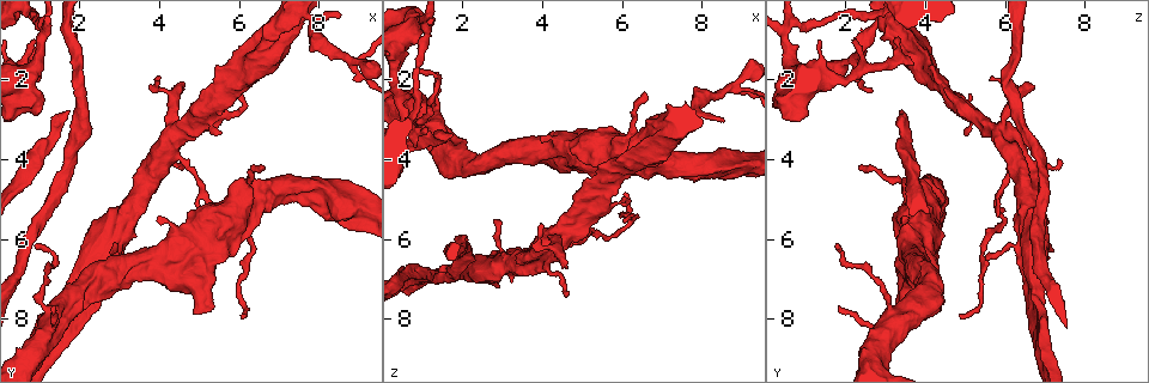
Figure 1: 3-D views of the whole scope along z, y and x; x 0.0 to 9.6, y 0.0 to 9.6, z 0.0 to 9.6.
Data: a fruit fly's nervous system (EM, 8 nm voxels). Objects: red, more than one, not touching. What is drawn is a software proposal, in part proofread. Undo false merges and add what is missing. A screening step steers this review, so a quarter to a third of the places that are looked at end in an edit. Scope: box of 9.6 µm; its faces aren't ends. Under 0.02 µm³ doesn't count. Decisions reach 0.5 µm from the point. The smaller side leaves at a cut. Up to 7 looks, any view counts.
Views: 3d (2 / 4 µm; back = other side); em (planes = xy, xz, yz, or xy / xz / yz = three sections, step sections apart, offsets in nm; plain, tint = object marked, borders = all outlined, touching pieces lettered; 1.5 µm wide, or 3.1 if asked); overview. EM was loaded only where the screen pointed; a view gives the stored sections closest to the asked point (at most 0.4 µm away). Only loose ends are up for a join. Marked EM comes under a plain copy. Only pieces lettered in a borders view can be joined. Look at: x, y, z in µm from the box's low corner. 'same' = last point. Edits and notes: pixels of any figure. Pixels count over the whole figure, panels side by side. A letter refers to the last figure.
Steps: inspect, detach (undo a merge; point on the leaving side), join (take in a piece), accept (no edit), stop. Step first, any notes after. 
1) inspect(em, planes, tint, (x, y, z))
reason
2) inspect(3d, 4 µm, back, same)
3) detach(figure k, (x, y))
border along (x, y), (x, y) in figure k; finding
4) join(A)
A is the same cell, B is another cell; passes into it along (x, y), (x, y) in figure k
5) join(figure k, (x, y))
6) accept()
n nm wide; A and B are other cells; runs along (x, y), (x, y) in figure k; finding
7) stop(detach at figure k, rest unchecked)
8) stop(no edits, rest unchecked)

inspect(3d, 4 µm, (6.55, 4.20, 2.25))
an open end

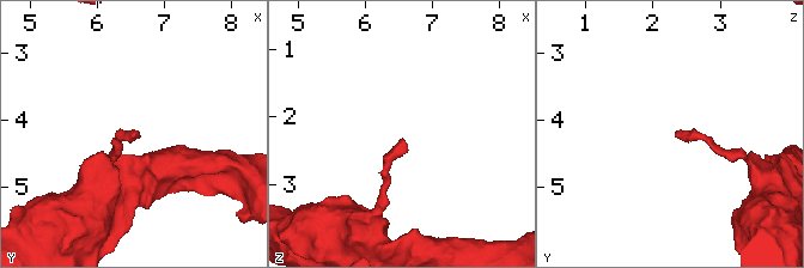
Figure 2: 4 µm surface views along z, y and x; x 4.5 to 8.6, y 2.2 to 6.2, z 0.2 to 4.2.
inspect(em, yz, step 8, tint, (6.55, 4.25, 2.35))
shape alone is not enough

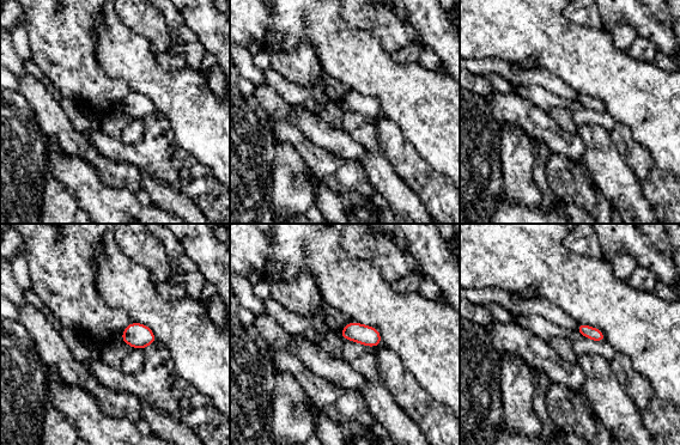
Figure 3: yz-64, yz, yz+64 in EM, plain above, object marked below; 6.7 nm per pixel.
inspect(em, planes, borders, same)
another direction

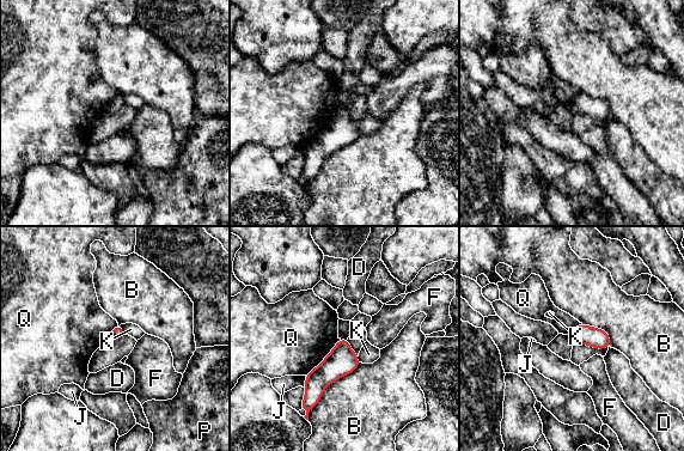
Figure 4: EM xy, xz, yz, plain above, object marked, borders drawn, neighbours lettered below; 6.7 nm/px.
accept()
B, D, F, J, K, P and Q are other cells; border along (347, 337), (340, 339) in figure 4; none of them fits

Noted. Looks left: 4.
inspect(3d, 2 µm, (6.05, 7.90, 4.80))
end of a long branch

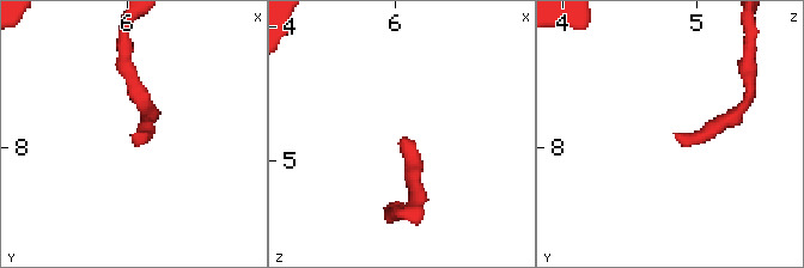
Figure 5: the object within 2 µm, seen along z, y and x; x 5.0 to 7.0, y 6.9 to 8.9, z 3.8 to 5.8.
inspect(em, planes, tint, (6.06, 7.90, 4.84))

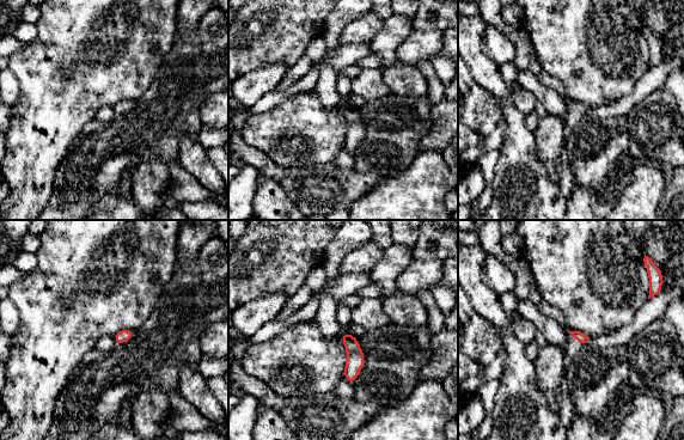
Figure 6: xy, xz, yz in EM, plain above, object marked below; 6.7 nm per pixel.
inspect(em, planes, borders, same)

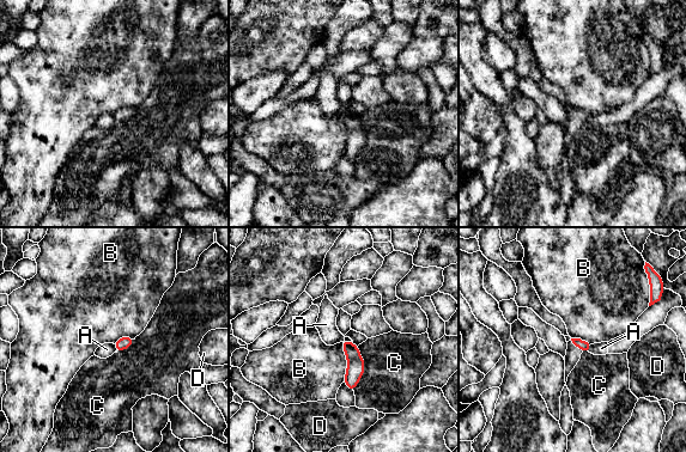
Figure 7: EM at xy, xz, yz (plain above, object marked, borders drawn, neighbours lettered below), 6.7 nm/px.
accept()
A, B, C and D are other cells; border along (340, 342), (346, 358), (344, 382) in figure 7; none of them fits

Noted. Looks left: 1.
stop(no edits, rest unchecked)

